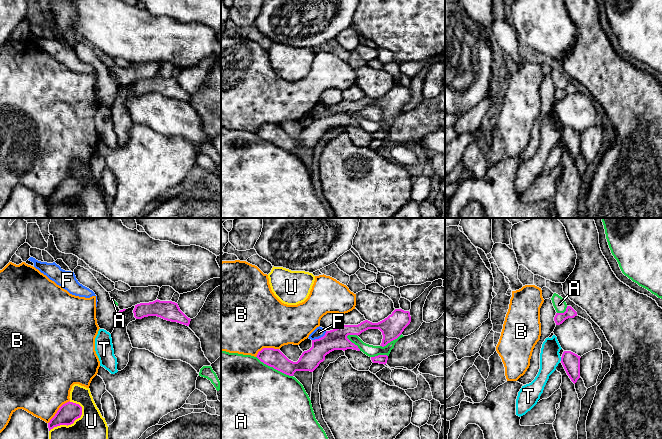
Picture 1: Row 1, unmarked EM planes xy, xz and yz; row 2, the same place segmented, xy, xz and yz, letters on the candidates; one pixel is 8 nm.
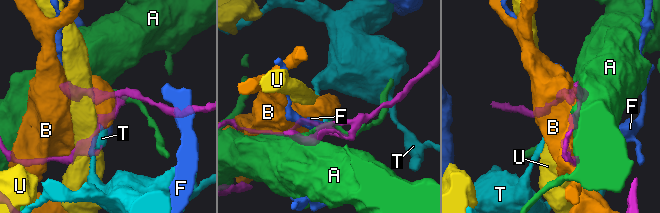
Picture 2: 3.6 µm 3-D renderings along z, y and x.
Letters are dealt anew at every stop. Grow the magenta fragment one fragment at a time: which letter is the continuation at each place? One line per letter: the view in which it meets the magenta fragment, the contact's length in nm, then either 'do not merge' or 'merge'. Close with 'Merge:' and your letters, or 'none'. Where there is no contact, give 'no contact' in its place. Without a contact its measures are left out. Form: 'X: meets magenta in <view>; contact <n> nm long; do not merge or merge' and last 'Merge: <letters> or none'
A: meets magenta in xz; contact 340 nm long; do not merge
B: meets magenta in xy; contact 260 nm long; do not merge
F: meets magenta in xz; contact 140 nm long; do not merge
T: meets magenta in yz; contact 30 nm long; do not merge
U: meets magenta in xy; contact 340 nm long; do not merge
Merge: none

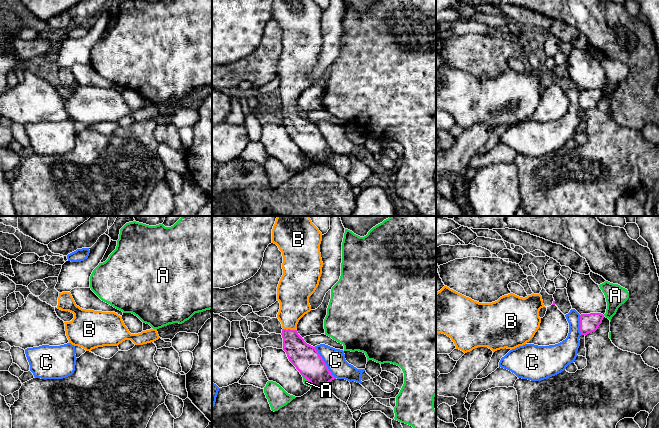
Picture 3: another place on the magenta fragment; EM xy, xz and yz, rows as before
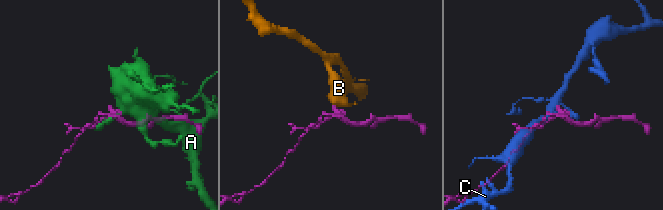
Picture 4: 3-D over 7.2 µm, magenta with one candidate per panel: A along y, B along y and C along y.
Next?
A: meets magenta in xz; contact 130 nm long; do not merge
B: meets magenta in xz; contact 110 nm long; merge
C: meets magenta in xz; contact 300 nm long; do not merge
Merge: B

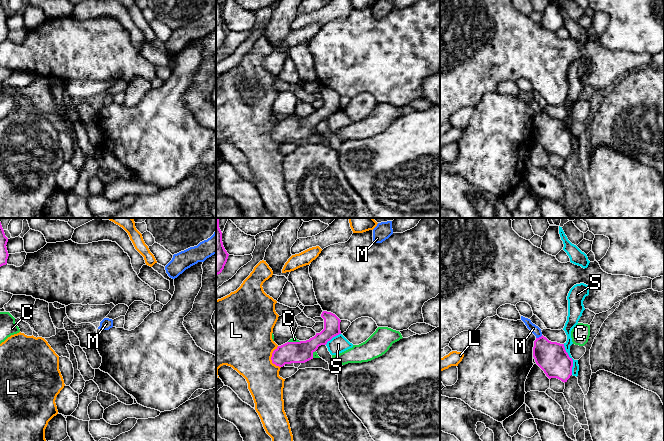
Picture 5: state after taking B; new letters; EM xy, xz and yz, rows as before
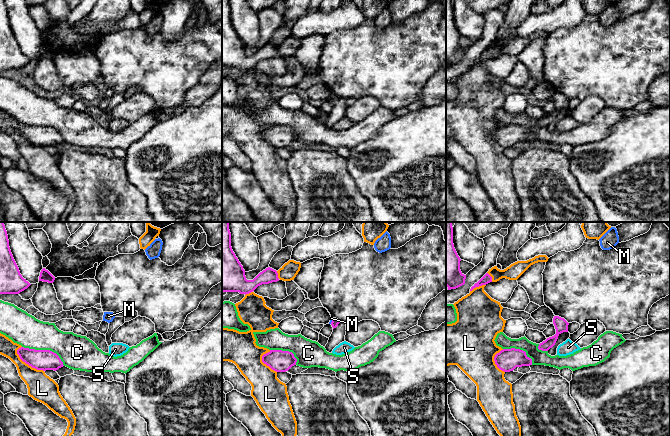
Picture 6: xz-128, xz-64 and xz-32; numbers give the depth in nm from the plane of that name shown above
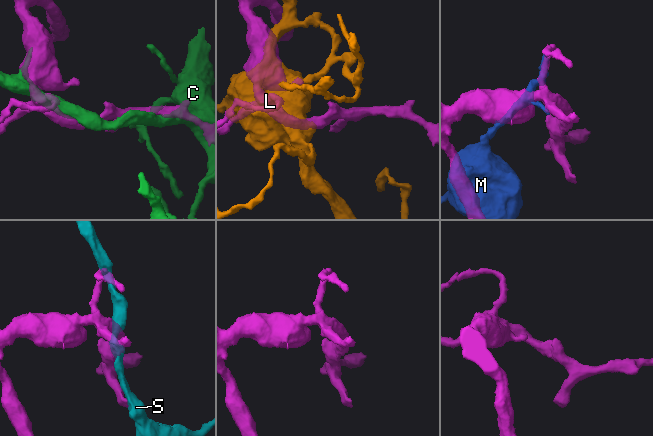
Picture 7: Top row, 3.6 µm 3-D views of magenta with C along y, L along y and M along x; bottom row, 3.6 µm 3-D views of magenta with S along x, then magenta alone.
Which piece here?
C: meets magenta in xz; contact 100 nm long; do not merge
L: meets magenta in xz; contact 180 nm long; do not merge
M: meets magenta in yz; contact 60 nm long; do not merge
S: meets magenta in yz; contact 260 nm long; do not merge
Merge: none

